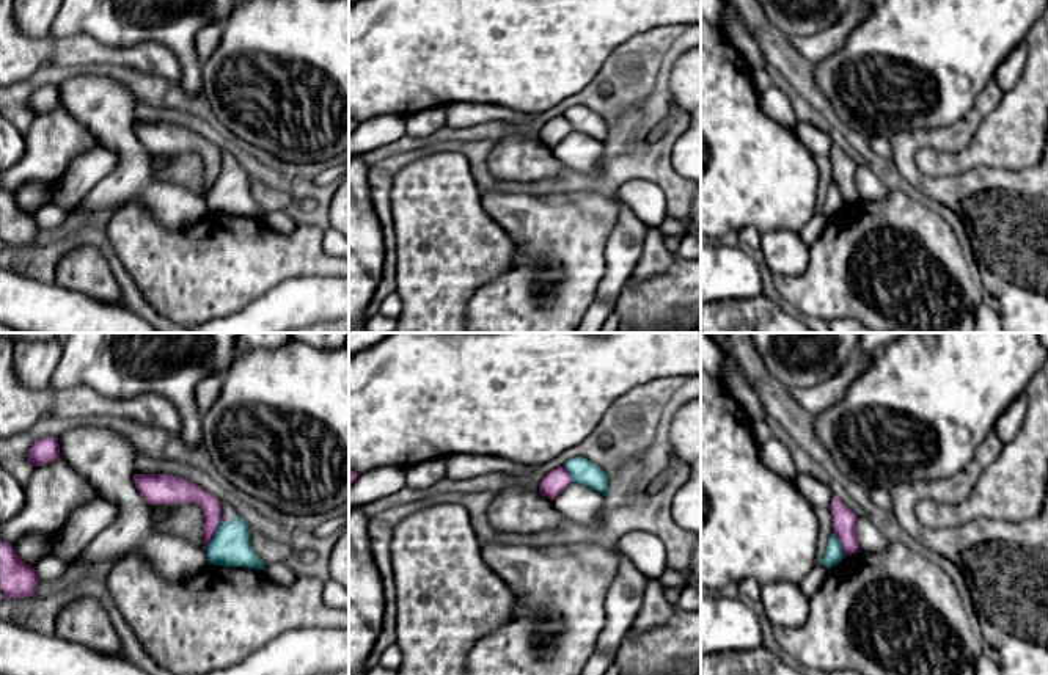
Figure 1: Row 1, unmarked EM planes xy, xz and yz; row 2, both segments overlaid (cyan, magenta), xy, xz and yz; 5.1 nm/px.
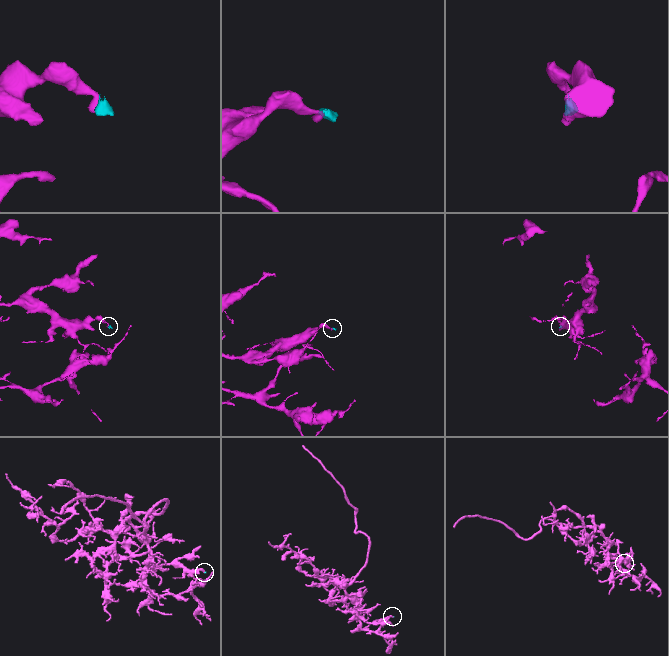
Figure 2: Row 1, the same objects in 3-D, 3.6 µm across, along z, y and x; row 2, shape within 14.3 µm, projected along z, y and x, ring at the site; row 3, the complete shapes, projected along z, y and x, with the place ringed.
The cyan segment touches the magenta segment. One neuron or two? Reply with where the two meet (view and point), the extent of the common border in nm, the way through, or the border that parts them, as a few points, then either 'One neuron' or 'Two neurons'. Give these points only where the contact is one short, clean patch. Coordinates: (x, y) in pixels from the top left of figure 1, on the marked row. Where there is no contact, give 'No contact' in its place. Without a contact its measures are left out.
Touches cyan at xy (216, 534). Shared border 190 nm. Boundary: xy (222, 518), (205, 550). Two neurons

